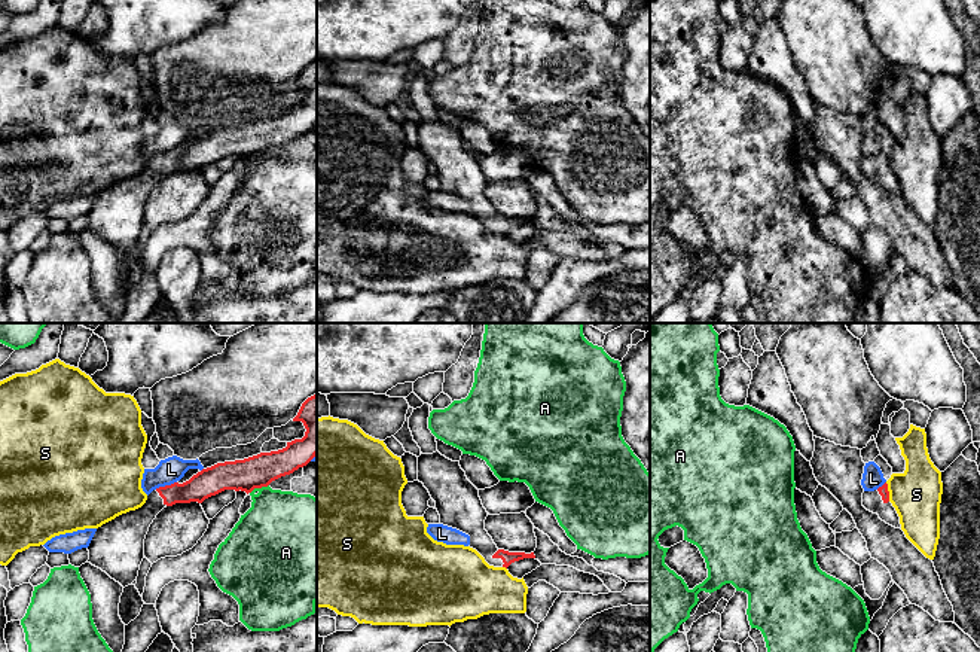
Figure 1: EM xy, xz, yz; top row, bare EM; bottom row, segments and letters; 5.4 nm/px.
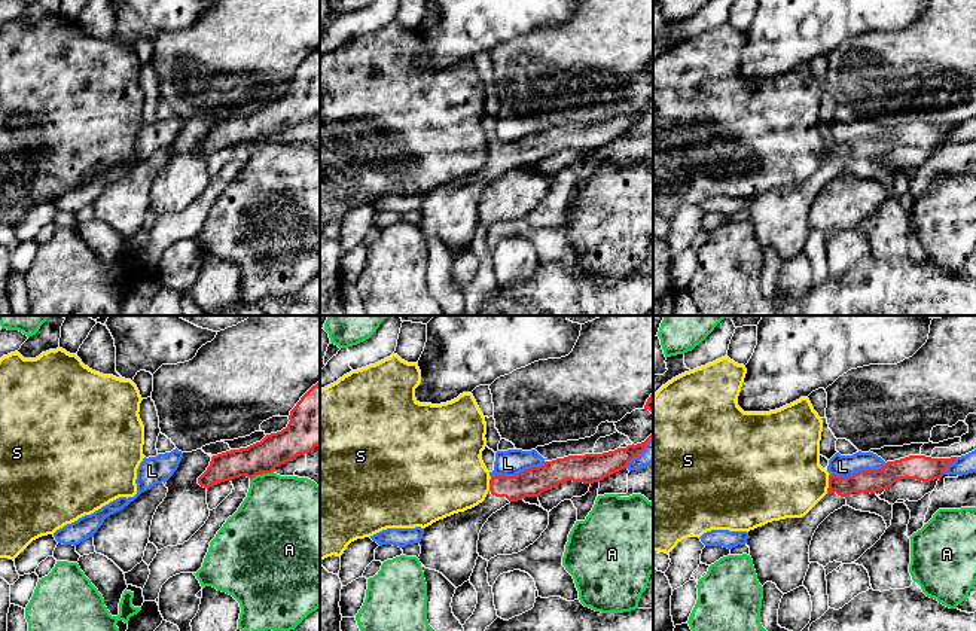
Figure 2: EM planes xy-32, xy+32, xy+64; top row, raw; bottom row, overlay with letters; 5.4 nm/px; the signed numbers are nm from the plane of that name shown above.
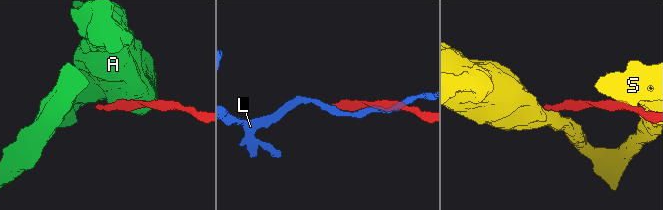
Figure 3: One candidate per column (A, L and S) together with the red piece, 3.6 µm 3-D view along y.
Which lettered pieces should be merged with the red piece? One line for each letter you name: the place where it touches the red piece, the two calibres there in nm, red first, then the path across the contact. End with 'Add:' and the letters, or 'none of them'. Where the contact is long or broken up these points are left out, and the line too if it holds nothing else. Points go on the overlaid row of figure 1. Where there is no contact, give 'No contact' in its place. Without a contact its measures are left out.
Add: none of them

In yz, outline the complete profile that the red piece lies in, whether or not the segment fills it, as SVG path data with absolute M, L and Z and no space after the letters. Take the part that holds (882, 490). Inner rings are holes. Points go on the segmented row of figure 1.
M886 482L874 491L864 491L863 506L870 512L877 514L879 518L886 524L895 528L901 528L900 517L892 503L889 502L889 491Z

